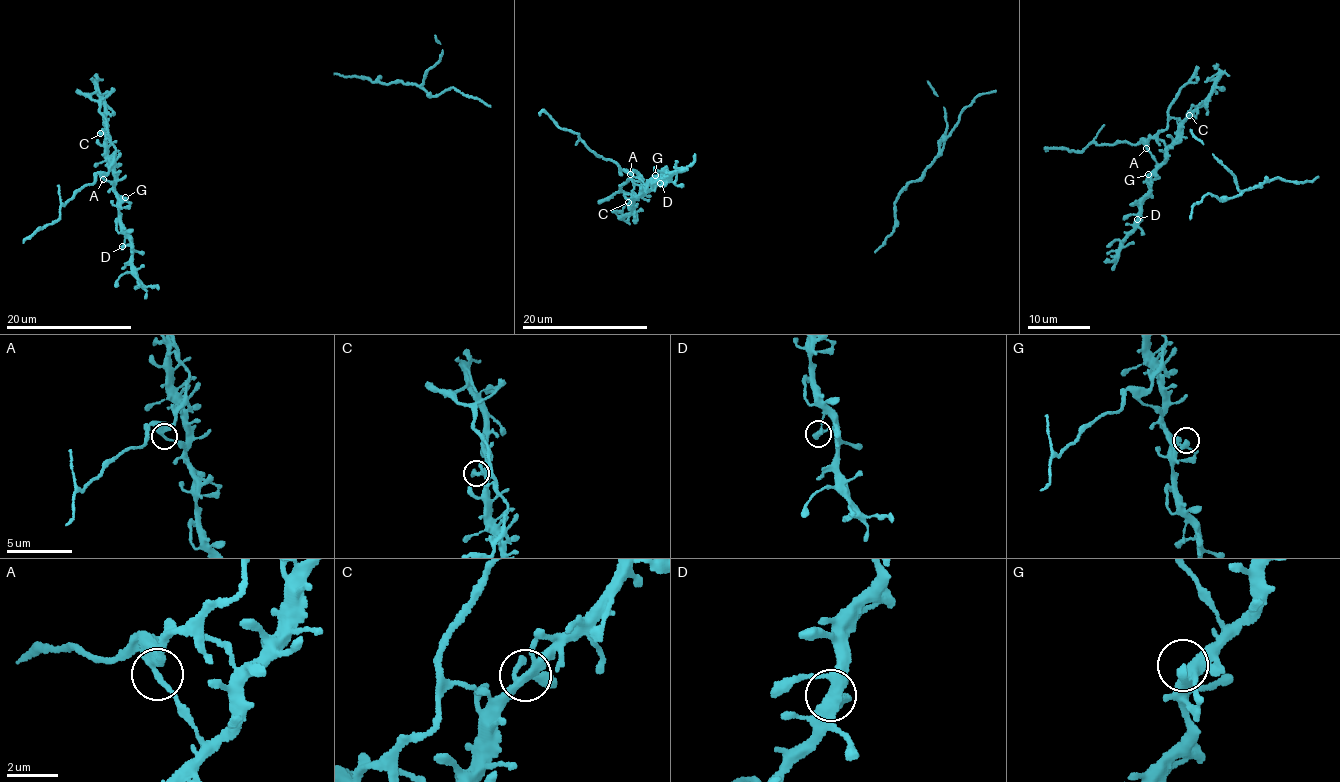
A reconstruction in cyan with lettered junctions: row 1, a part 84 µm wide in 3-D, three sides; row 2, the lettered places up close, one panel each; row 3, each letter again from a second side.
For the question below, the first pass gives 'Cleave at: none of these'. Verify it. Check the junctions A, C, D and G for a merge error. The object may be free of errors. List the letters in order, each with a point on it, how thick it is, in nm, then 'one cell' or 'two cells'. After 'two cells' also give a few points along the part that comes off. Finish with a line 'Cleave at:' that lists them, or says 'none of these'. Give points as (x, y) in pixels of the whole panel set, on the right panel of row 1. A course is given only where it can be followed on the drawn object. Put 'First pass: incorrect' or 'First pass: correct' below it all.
A: place (1146, 148); calibre 320 nm; two cells; course (1146, 147), (1142, 140), (1133, 144), (1120, 140), (1112, 145), (1092, 142), (1080, 151), (1053, 146), (1046, 152)
C: place (1189, 115); calibre 320 nm; one cell
D: place (1137, 219); calibre 300 nm; one cell
G: place (1148, 174); calibre 240 nm; one cell
Cleave at: A
First pass: incorrect

